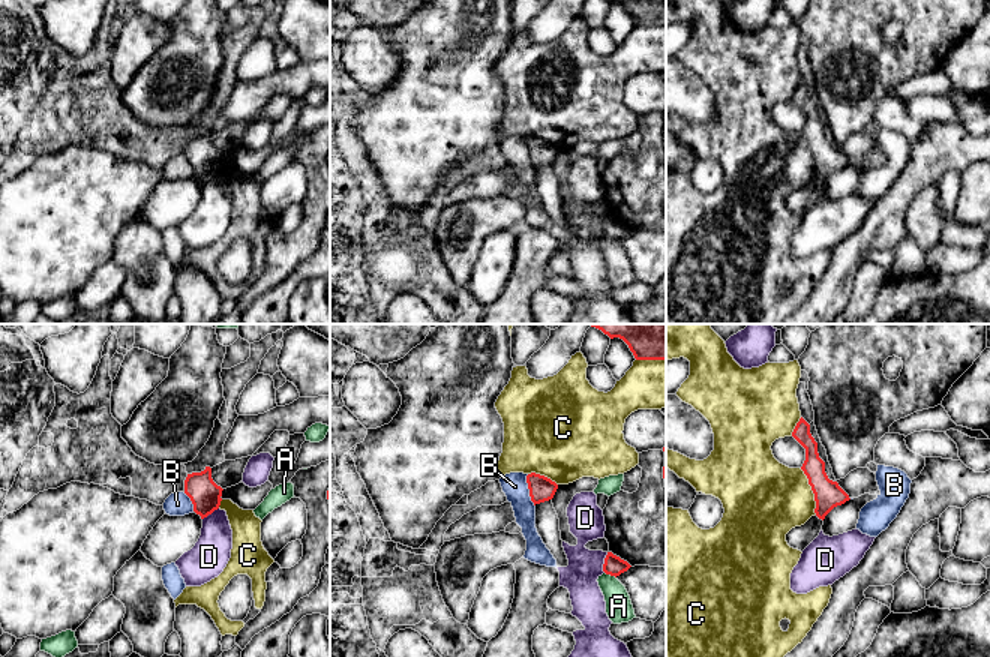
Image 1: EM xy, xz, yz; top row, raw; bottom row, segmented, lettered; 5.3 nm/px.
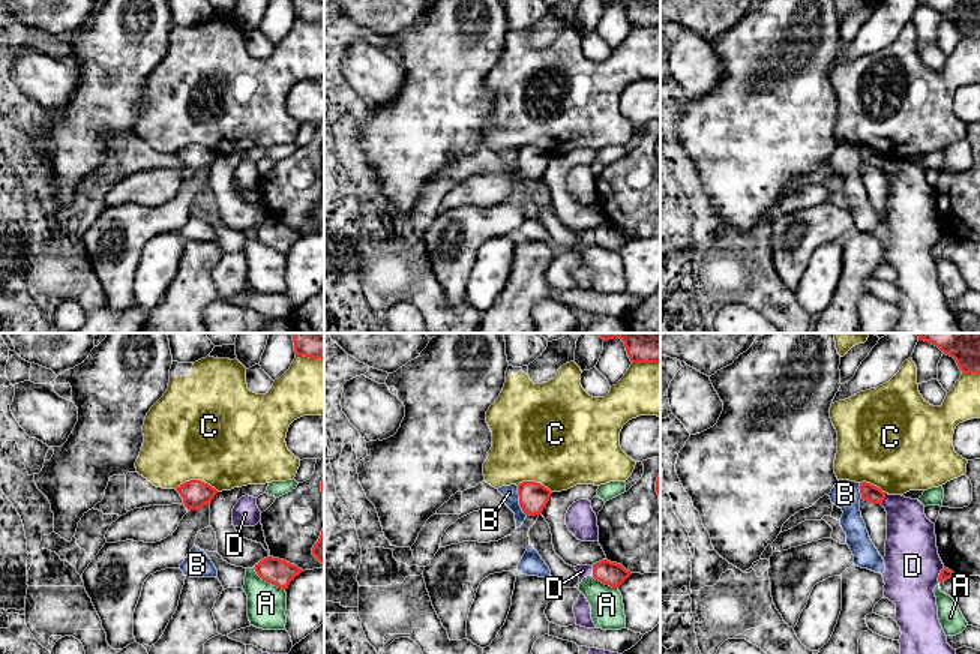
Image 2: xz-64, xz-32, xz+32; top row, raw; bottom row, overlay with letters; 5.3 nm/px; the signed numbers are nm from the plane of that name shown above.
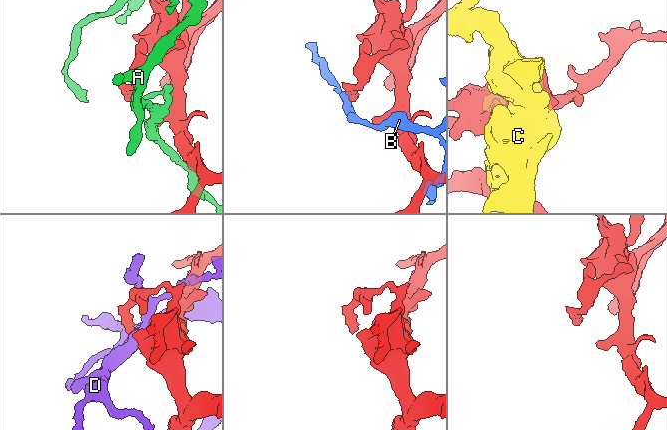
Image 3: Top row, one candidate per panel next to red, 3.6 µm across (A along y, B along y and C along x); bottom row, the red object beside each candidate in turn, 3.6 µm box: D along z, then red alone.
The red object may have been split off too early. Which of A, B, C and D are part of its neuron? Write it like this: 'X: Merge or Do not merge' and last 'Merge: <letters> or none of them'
A: Do not merge
B: Do not merge
C: Do not merge
D: Do not merge
Merge: none of them

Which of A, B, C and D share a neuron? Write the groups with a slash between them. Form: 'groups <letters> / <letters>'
groups A / B / C / D

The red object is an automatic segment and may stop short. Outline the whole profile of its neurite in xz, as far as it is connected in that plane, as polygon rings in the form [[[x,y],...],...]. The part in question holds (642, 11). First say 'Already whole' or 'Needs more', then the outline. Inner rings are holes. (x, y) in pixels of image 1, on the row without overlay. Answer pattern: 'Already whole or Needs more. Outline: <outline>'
Already whole. Outline: [[[609,0],[622,3],[636,24],[666,24],[666,0]]]

